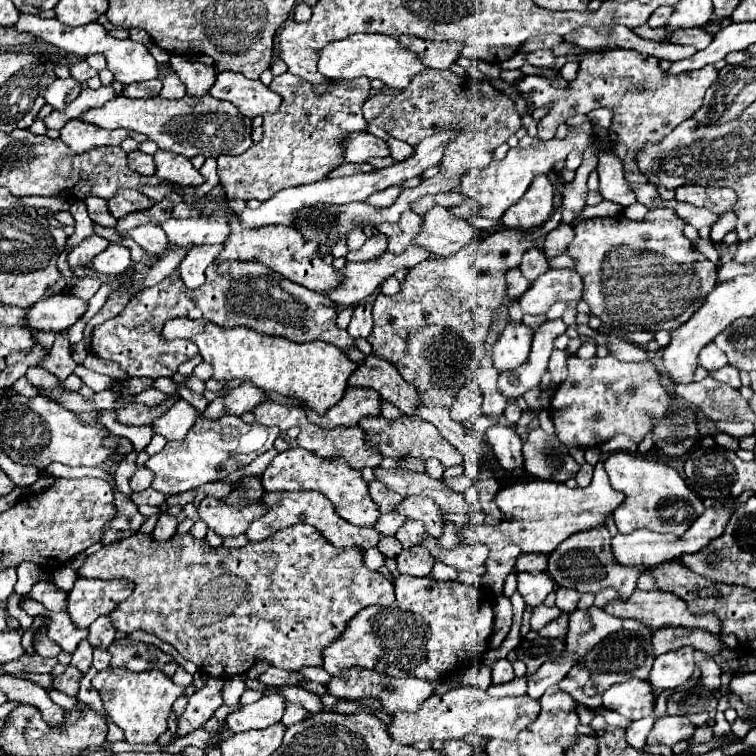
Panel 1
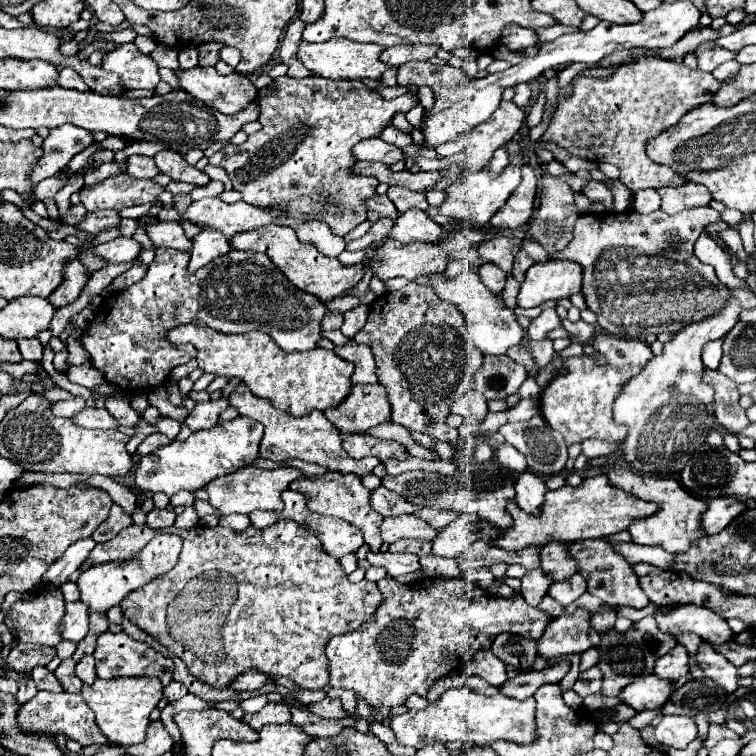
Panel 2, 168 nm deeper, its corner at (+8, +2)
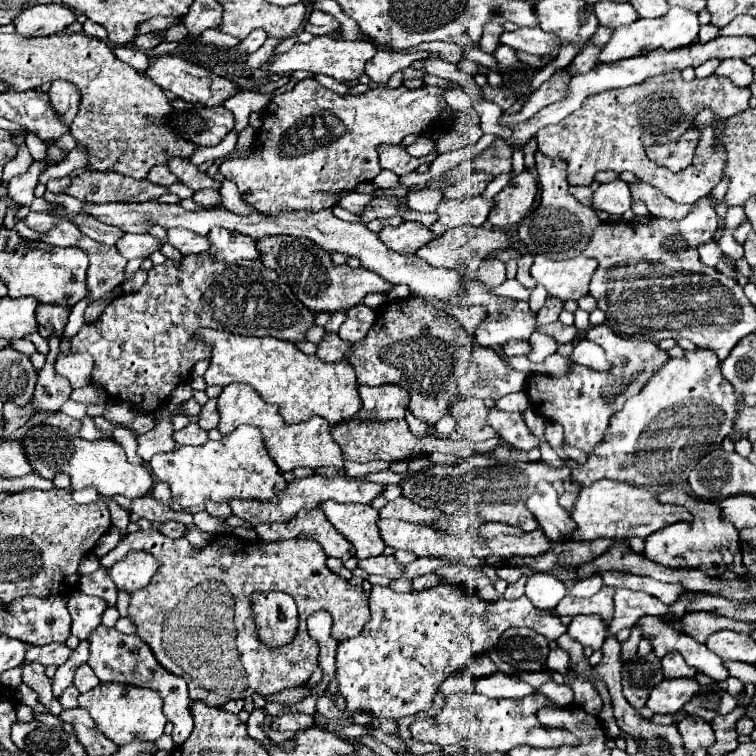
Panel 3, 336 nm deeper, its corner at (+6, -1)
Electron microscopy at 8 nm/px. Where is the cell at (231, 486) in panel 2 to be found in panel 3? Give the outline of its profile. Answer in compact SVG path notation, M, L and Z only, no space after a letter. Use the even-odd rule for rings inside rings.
M308 475L294 479L288 483L286 491L280 491L280 499L276 503L260 503L258 499L230 499L228 505L236 517L246 519L250 525L268 523L268 521L290 521L300 509L314 509L322 501L338 501L338 503L370 503L378 493L382 493L384 487L376 483L366 483L354 477L322 477L322 475Z

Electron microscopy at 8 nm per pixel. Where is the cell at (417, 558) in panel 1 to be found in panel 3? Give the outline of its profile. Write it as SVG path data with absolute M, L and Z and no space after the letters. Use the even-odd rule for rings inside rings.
M378 555L378 557L370 557L358 563L358 567L362 567L366 573L376 573L376 575L386 575L388 579L398 579L404 573L404 567L396 561L394 555Z

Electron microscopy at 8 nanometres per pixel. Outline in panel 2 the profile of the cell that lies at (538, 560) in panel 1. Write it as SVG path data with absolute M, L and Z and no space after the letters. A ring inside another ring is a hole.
M546 544L542 546L542 568L546 572L550 572L550 576L554 576L556 580L564 580L572 574L578 572L578 562L574 558L568 556L568 546L566 544Z

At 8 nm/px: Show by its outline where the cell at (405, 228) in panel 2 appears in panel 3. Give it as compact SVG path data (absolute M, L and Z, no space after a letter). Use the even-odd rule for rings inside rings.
M404 221L398 227L384 227L378 237L396 253L412 255L416 249L426 245L434 235L428 227L418 221Z

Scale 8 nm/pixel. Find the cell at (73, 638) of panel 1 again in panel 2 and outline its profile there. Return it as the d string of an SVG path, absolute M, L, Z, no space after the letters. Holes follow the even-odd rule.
M68 602L62 638L80 642L86 636L86 630L88 630L88 606L84 602Z

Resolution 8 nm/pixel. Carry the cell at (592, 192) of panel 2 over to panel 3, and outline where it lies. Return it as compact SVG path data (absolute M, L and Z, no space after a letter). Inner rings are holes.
M570 187L570 193L580 201L584 203L586 207L592 207L592 189L590 187Z

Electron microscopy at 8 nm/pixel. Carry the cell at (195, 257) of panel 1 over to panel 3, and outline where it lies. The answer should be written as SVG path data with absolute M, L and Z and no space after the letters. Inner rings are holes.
M212 227L212 231L206 237L210 241L208 255L212 259L232 263L236 259L252 261L252 259L260 257L260 253L256 251L256 241L248 235L228 231L228 229L220 229L220 227Z

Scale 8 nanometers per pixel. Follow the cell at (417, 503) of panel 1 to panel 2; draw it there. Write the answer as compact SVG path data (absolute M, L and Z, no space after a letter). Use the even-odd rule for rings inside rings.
M422 508L422 510L416 512L416 516L420 516L422 520L426 520L428 524L434 524L438 528L444 528L450 522L456 520L458 512L450 512L450 510L444 510L444 508Z

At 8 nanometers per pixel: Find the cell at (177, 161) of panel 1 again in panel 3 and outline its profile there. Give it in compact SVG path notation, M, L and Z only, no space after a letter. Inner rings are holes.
M172 157L168 159L166 167L178 175L178 181L182 181L184 185L188 185L190 189L198 191L198 189L204 189L204 187L210 187L210 189L220 189L220 181L208 177L206 173L202 173L196 165L190 163L190 159L180 159L180 157Z

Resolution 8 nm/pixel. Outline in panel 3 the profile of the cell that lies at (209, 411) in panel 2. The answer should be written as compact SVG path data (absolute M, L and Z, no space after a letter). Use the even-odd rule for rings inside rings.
M190 423L188 427L174 433L174 441L178 445L204 445L208 441L208 431L204 431L196 423Z

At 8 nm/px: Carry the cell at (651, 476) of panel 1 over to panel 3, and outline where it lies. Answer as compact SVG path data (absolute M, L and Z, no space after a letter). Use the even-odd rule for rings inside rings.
M666 489L656 495L660 503L672 503L682 505L692 513L692 523L674 523L668 525L650 537L646 537L644 555L660 565L666 567L690 567L690 569L702 569L704 573L710 573L714 577L724 575L726 571L734 571L736 575L746 575L746 569L742 567L740 557L740 545L738 545L738 529L732 523L720 521L720 507L716 503L704 503L696 497L686 495L682 489Z

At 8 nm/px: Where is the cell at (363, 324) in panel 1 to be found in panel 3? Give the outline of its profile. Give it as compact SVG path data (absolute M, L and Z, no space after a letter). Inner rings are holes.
M358 303L356 307L352 307L352 309L346 311L346 321L342 323L338 335L344 341L356 343L356 341L360 341L360 339L366 337L368 329L372 327L374 321L376 321L376 313L368 305Z

